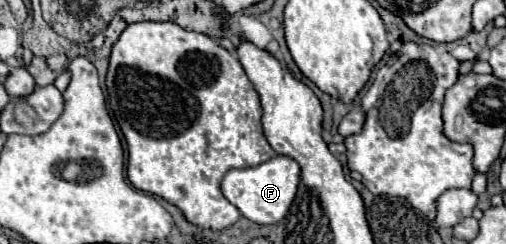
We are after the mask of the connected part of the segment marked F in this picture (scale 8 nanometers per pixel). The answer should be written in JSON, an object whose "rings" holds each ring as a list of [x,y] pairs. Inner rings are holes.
{"rings":[[[277,155],[257,167],[231,169],[223,177],[221,191],[243,213],[243,217],[247,217],[259,225],[273,225],[273,223],[279,223],[287,215],[287,211],[295,199],[299,179],[301,179],[299,163],[293,161],[291,157]]]}

